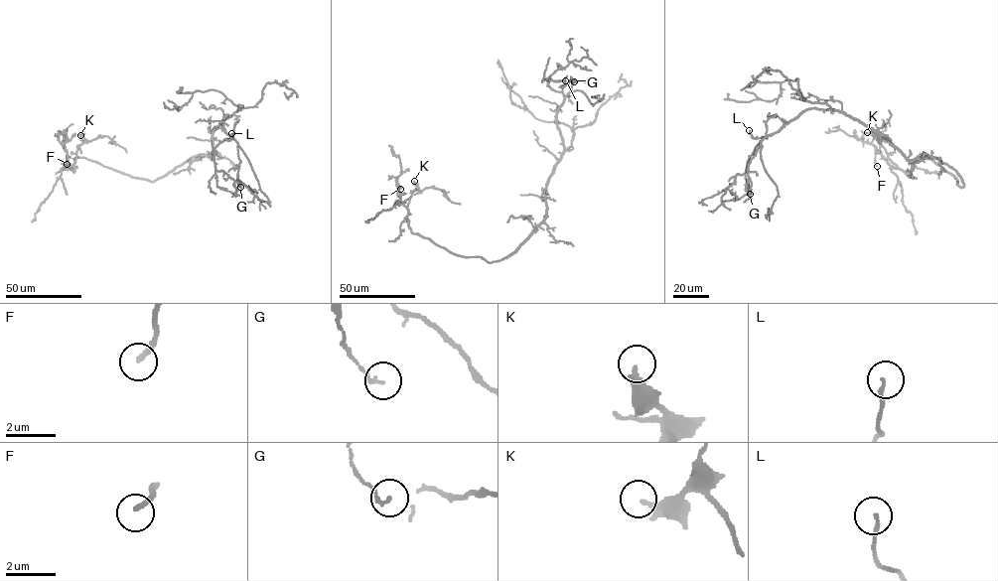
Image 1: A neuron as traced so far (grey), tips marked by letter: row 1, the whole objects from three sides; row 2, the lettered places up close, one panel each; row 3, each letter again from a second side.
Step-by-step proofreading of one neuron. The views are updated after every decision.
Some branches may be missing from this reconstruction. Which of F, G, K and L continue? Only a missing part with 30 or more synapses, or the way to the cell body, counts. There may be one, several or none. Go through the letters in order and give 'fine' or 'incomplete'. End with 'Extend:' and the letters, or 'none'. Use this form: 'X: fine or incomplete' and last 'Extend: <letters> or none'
F: fine
G: fine
K: fine
L: fine
Extend: none

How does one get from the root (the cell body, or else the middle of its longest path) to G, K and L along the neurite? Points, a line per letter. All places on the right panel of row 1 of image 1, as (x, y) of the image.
G: (925, 156), (909, 161), (886, 137), (844, 113), (808, 109), (762, 140), (748, 169), (745, 190), (750, 194)
K: (925, 156), (945, 163), (964, 186), (930, 159), (917, 162), (908, 176), (867, 132)
L: (925, 156), (909, 161), (886, 137), (832, 109), (806, 109), (778, 131), (758, 138), (749, 130)

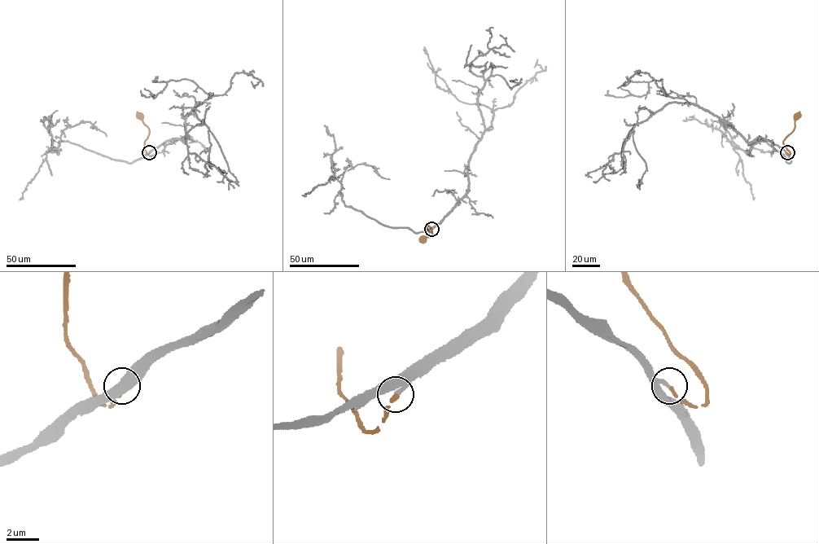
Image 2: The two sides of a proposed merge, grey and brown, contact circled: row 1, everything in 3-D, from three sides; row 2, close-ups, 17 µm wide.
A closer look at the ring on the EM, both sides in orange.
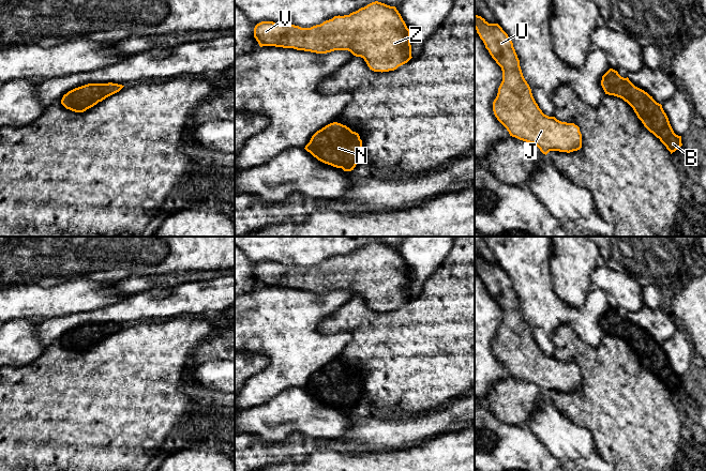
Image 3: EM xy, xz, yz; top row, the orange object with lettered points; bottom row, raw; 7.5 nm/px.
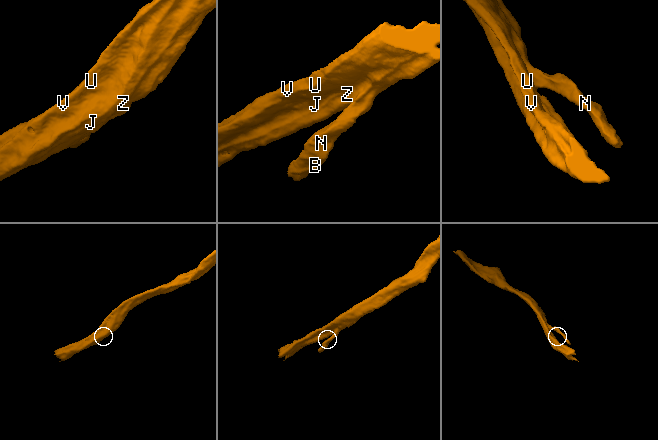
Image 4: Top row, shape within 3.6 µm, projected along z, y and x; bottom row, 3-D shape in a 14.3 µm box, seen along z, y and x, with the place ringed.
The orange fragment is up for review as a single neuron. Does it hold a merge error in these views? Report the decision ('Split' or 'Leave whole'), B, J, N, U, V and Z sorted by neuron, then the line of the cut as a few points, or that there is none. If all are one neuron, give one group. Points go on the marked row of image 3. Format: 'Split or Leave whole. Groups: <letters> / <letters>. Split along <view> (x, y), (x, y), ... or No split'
Leave whole. Groups: B J N U V Z. No split

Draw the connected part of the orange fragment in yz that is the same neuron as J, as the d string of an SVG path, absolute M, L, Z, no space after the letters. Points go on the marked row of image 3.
M475 15L475 29L502 71L493 111L510 136L536 145L545 155L550 151L570 153L580 150L580 127L549 117L539 108L523 76L513 43L502 28Z

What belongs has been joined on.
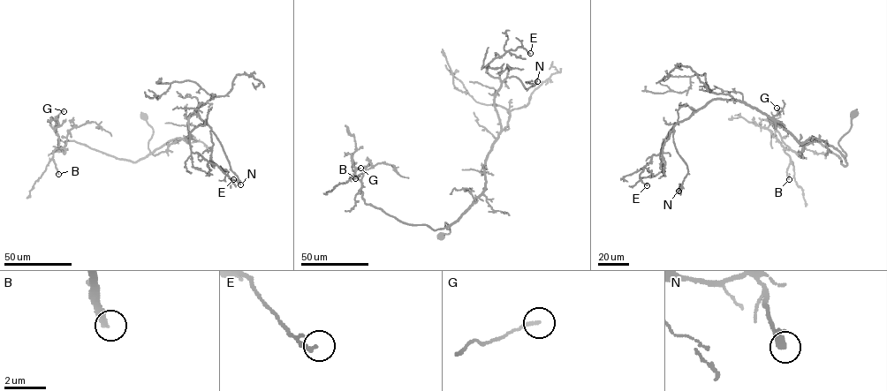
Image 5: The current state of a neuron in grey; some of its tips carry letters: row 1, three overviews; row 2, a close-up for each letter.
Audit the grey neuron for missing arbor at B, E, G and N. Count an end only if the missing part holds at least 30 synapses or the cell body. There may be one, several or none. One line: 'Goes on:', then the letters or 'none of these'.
Goes on: B

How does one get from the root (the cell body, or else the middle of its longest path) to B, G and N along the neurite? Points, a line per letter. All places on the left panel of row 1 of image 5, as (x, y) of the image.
B: (144, 115), (153, 130), (152, 154), (132, 161), (66, 140), (64, 154), (58, 147), (53, 153), (58, 174)
G: (144, 115), (153, 130), (152, 153), (132, 161), (72, 140), (65, 141), (64, 154), (55, 130), (64, 111)
N: (144, 115), (153, 130), (152, 154), (175, 139), (188, 142), (188, 118), (204, 103), (197, 114), (240, 184)

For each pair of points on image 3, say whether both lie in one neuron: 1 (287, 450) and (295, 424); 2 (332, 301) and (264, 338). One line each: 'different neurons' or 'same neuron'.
1: different neurons
2: same neuron

